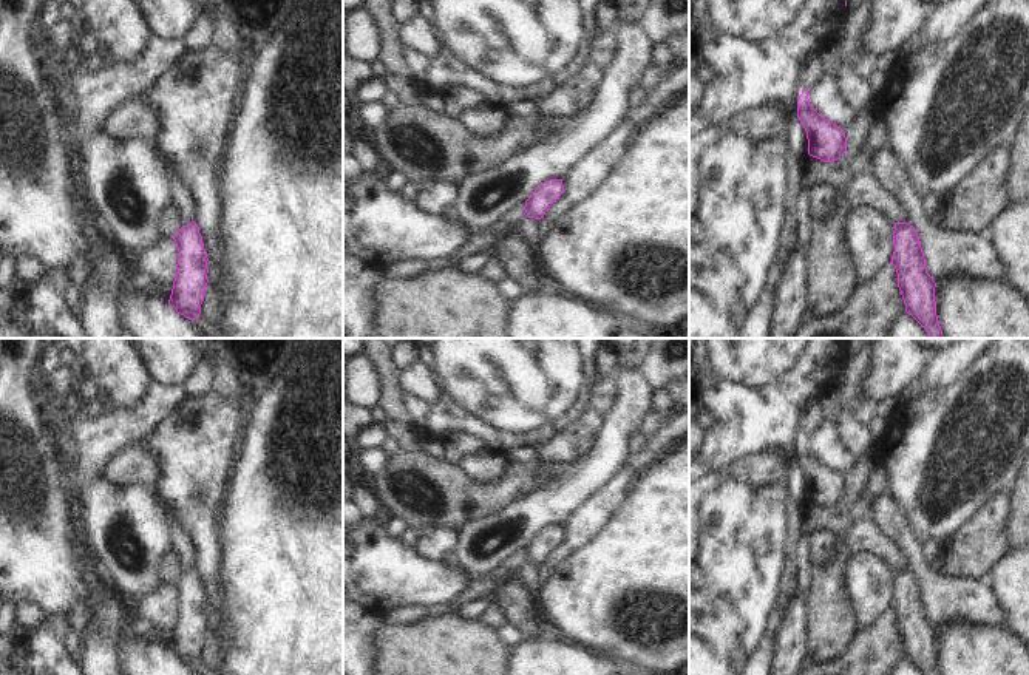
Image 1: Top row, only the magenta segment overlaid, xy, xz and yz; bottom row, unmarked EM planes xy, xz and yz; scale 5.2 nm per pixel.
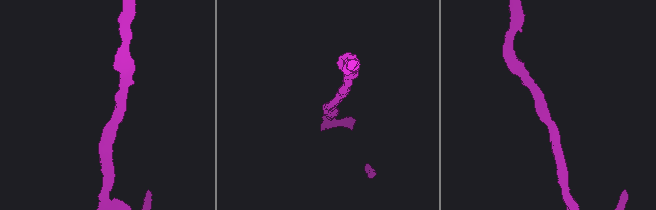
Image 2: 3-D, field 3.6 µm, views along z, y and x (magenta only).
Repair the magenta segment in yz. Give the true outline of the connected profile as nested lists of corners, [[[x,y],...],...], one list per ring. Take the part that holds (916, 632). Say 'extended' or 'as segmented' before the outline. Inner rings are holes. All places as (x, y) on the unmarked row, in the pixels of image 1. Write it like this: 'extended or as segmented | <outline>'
as segmented | [[[895,568],[895,598],[890,610],[898,619],[905,658],[924,675],[941,675],[936,661],[935,633],[936,629],[927,619],[925,604],[919,582],[908,568]]]

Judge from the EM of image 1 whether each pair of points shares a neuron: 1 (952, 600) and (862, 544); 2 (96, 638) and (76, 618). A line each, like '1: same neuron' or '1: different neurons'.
1: different neurons
2: different neurons

